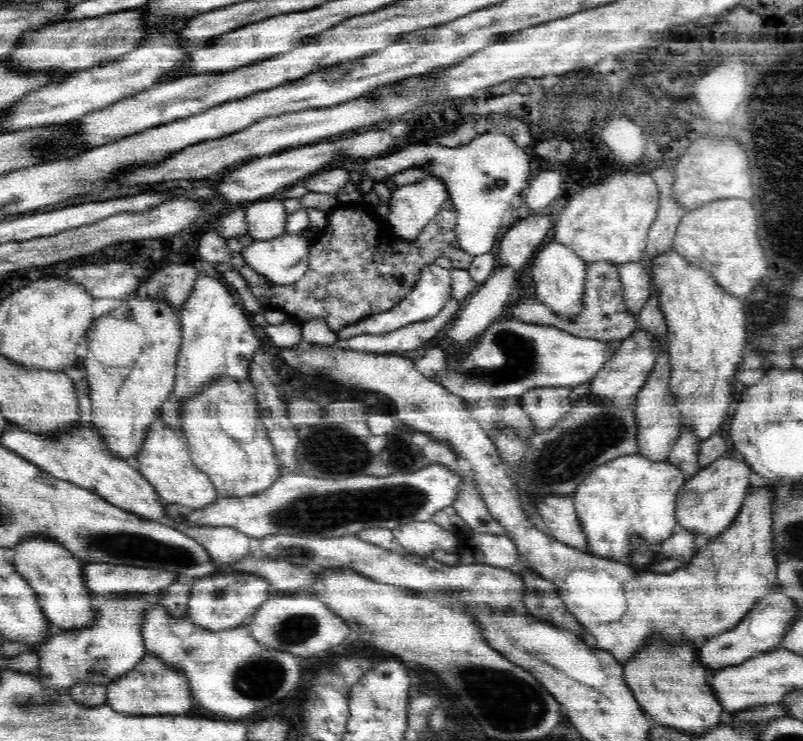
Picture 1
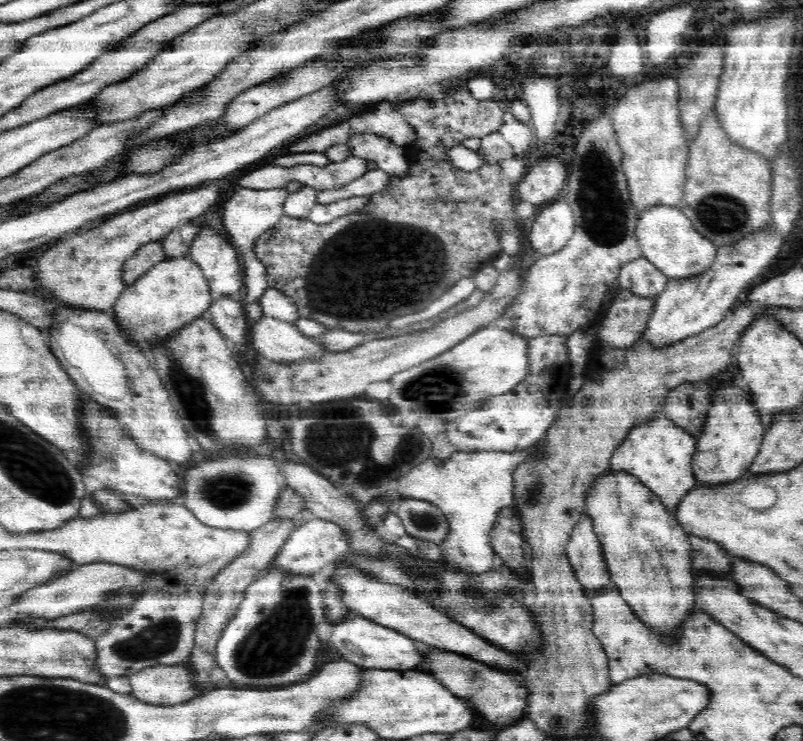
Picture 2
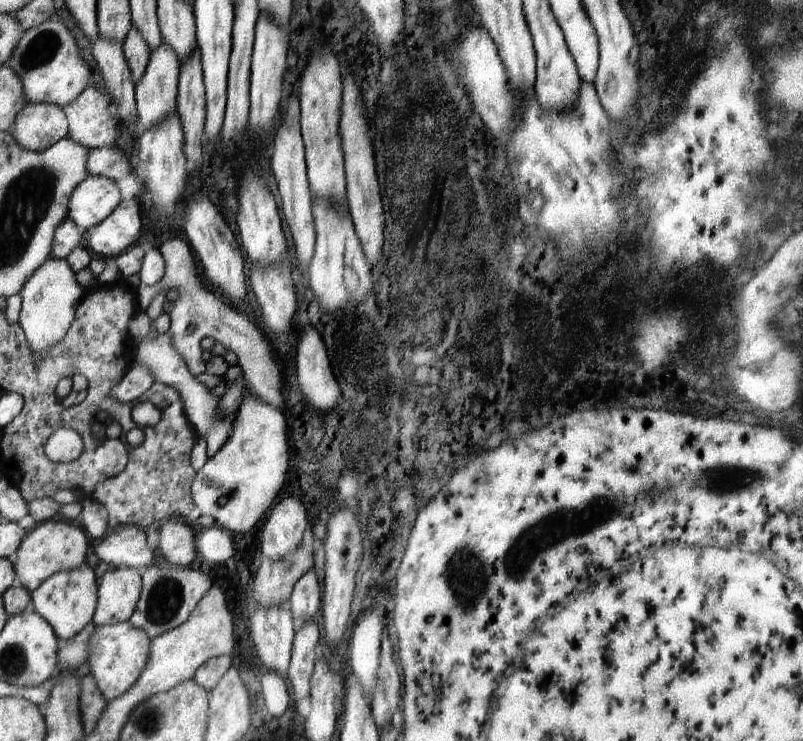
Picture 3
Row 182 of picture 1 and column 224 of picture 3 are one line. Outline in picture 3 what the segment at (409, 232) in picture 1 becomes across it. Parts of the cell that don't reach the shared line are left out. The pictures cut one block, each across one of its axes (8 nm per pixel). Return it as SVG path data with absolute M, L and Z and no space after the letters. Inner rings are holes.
M169 331L162 334L158 333L154 337L150 336L150 333L146 334L140 343L139 350L134 353L134 360L135 366L145 364L150 369L155 382L173 386L178 390L179 396L185 404L186 416L197 436L202 437L206 441L208 456L212 458L230 438L236 412L230 415L220 414L218 409L219 399L214 397L211 389L190 374L184 357L178 353L178 350L172 344L172 337Z

